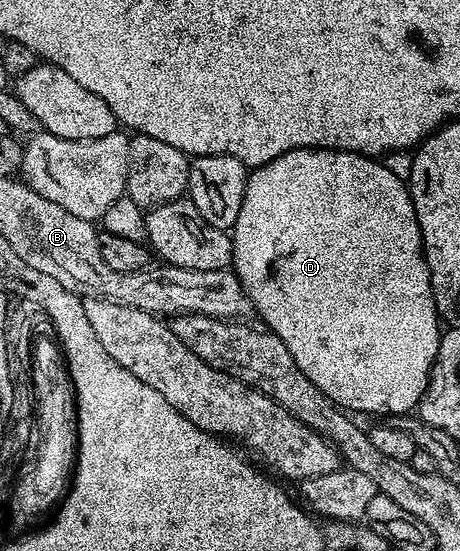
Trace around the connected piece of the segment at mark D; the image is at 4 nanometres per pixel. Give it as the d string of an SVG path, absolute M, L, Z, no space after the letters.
M296 148L279 154L271 162L252 169L243 194L243 206L231 229L233 237L233 262L231 271L237 275L247 298L253 303L253 312L291 350L295 366L307 374L311 382L332 400L338 408L350 413L370 412L373 418L392 418L412 413L421 403L421 395L429 384L429 373L437 360L437 351L443 331L437 314L437 303L425 261L425 248L421 244L419 218L411 202L408 183L401 180L380 159L362 156L360 152L343 152L340 148Z

